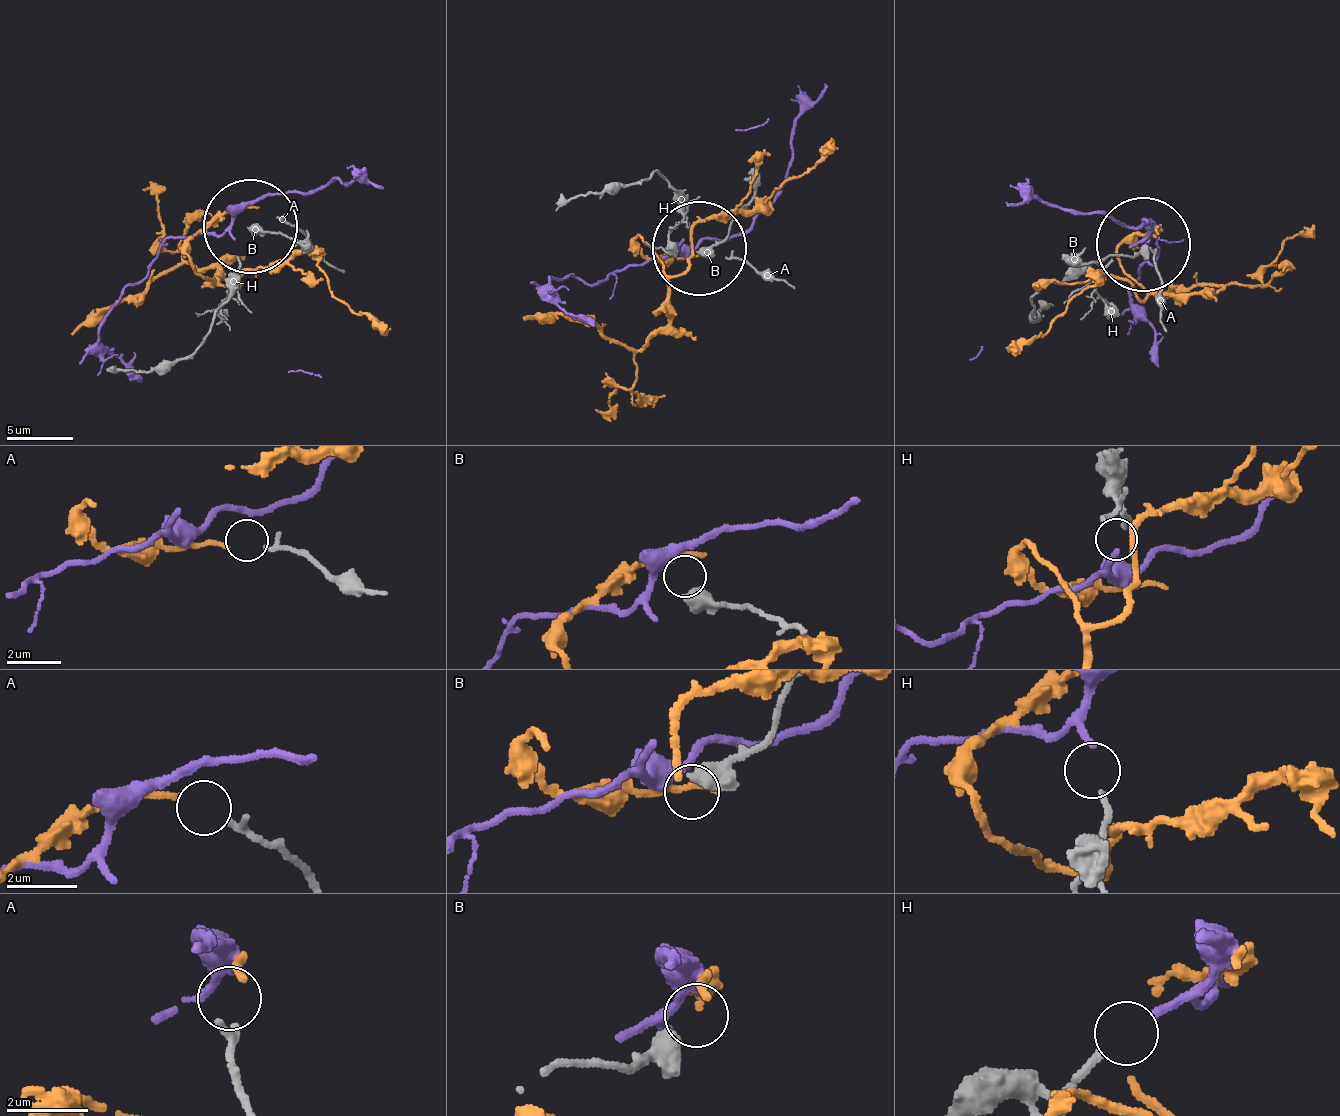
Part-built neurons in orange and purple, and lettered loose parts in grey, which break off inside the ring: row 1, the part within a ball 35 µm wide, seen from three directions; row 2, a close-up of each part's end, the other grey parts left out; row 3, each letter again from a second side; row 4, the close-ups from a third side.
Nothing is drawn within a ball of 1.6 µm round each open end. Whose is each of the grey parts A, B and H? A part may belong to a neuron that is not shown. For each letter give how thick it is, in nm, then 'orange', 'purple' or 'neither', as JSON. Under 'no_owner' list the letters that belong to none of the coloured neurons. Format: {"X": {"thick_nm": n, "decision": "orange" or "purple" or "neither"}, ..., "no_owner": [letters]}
{"A": {"thick_nm": 200, "decision": "orange"}, "B": {"thick_nm": 650, "decision": "neither"}, "H": {"thick_nm": 180, "decision": "purple"}, "no_owner": ["B"]}

